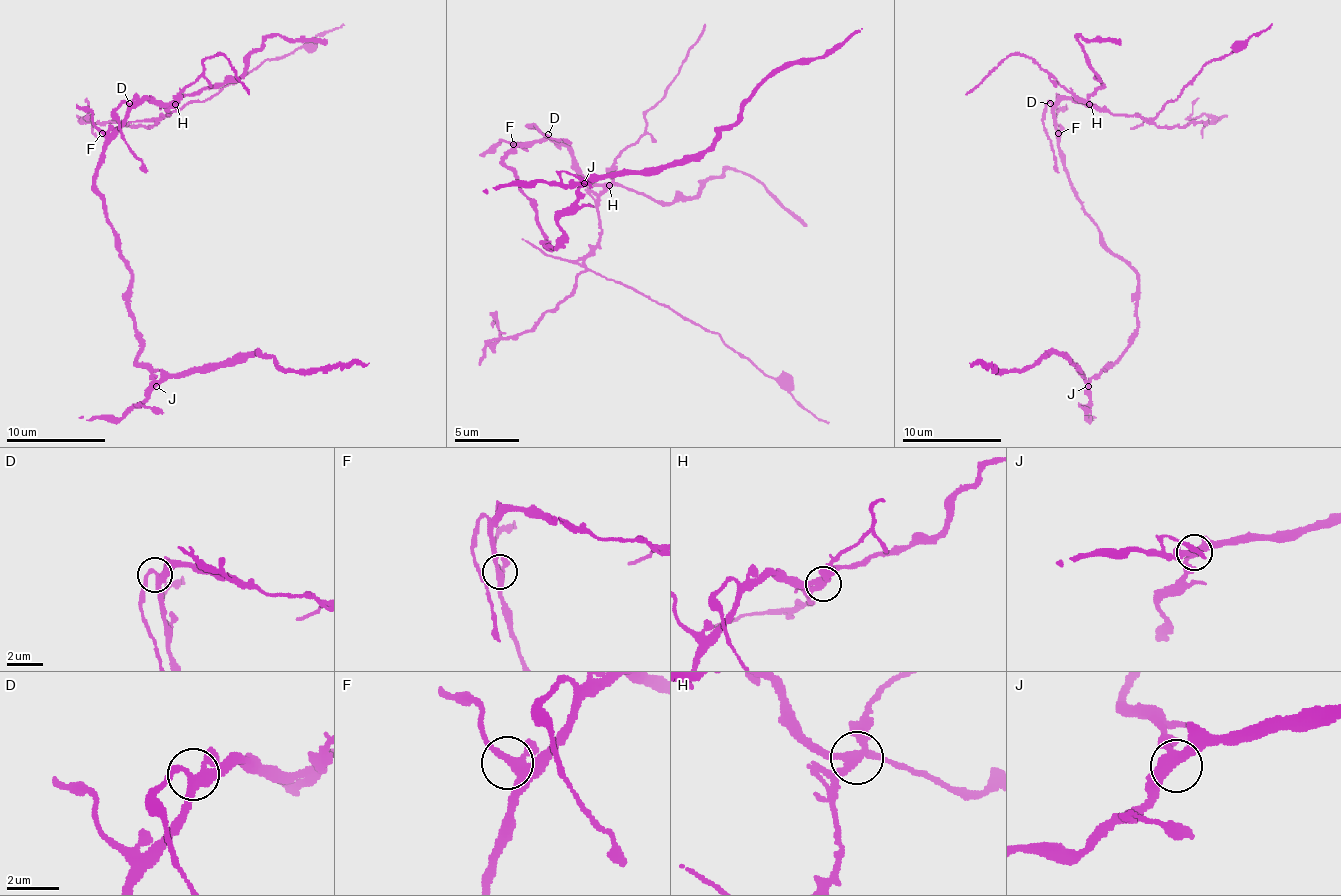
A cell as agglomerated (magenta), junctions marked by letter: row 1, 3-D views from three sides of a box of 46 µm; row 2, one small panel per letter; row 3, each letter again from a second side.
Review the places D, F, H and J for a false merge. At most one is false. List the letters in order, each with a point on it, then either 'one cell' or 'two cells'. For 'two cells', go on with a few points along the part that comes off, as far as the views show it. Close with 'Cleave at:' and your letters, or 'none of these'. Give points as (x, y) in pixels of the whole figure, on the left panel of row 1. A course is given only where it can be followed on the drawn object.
D: place (129, 103); one cell
F: place (102, 133); one cell
H: place (175, 104); two cells; course (176, 103), (169, 113), (156, 118), (193, 101), (206, 101), (268, 59), (283, 59), (344, 24)
J: place (156, 386); one cell
Cleave at: H

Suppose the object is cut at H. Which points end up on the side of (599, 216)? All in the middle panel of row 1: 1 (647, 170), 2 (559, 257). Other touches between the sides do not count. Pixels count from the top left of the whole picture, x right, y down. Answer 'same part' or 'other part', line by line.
1: other part
2: same part

